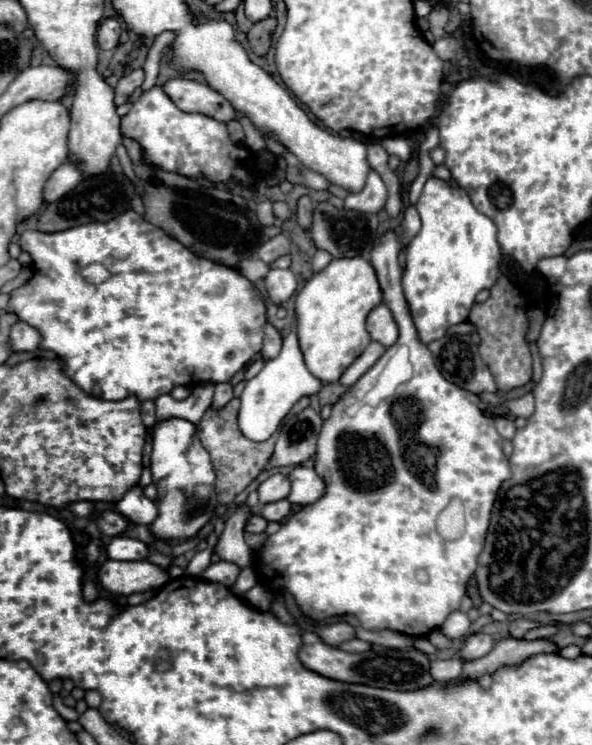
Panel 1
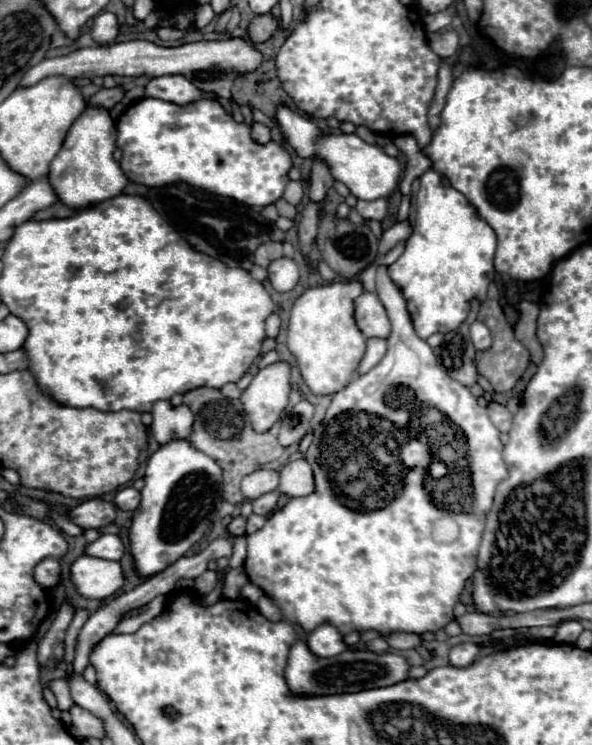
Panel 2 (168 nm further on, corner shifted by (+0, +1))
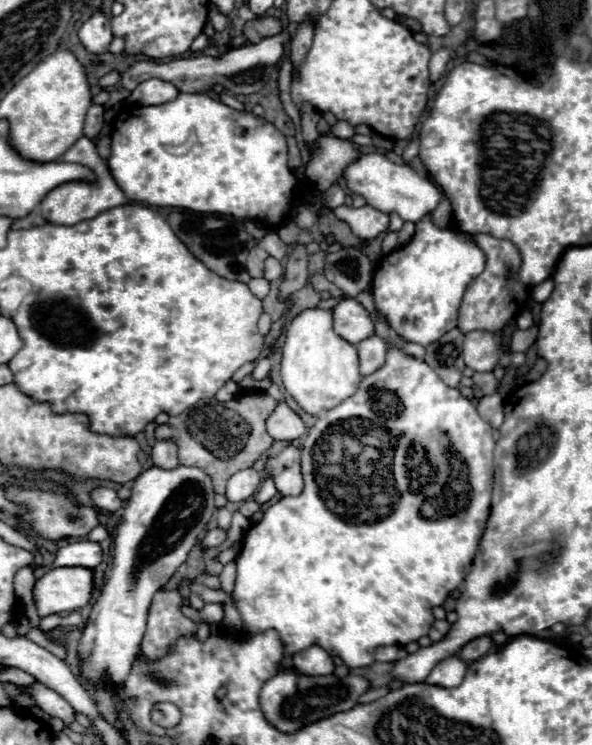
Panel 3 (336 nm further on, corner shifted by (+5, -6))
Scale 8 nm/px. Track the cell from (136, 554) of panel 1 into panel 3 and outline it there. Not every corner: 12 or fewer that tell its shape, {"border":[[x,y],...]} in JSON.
{"border":[[79,540],[63,546],[51,566],[33,568],[36,579],[53,568],[85,566],[103,562],[97,542]]}

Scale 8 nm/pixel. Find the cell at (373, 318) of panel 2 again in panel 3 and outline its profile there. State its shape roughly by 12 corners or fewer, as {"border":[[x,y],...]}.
{"border":[[357,300],[333,308],[333,328],[357,344],[375,334],[375,320]]}

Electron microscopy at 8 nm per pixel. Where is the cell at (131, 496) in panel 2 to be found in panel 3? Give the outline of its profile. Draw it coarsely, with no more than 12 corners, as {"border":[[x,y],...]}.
{"border":[[97,488],[91,498],[97,508],[117,512],[123,500],[113,488]]}

